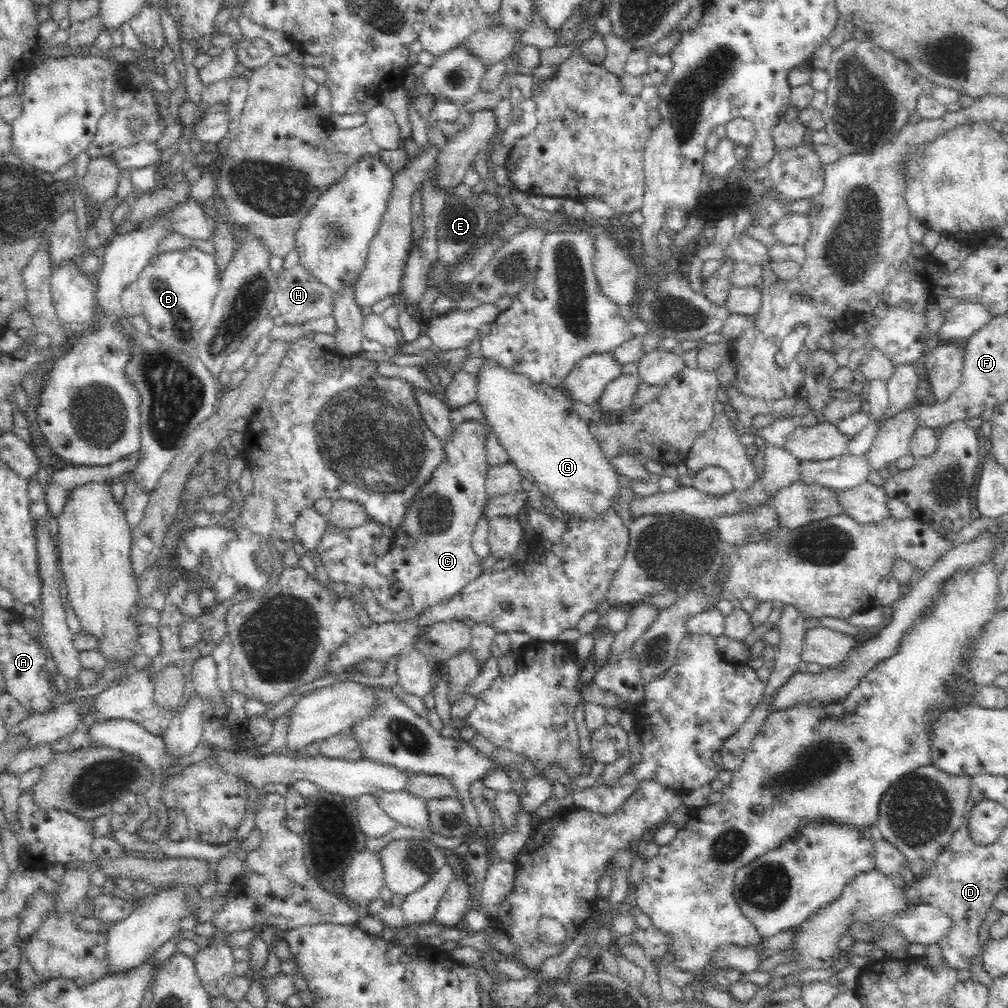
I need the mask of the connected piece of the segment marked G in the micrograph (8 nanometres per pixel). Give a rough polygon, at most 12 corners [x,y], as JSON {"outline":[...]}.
{"outline":[[483,355],[508,462],[564,513],[612,507],[617,472],[564,391]]}

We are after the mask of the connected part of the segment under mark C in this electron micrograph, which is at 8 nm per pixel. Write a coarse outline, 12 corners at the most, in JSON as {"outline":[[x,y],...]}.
{"outline":[[455,425],[373,563],[400,612],[371,622],[412,618],[482,573],[488,430]]}

